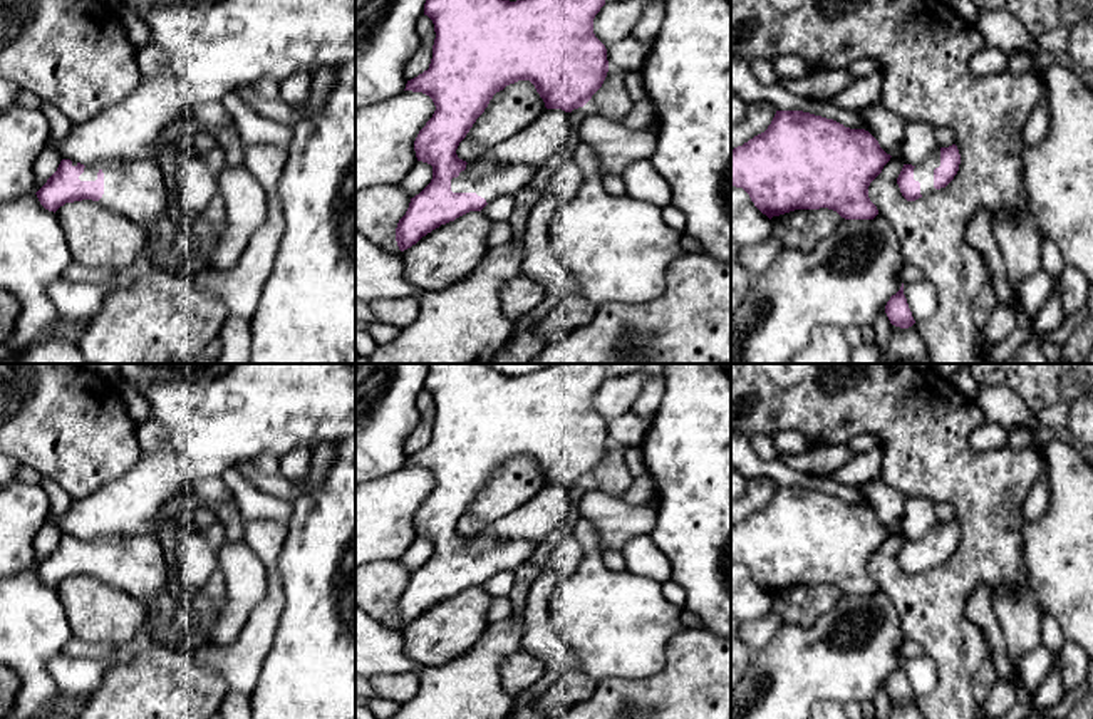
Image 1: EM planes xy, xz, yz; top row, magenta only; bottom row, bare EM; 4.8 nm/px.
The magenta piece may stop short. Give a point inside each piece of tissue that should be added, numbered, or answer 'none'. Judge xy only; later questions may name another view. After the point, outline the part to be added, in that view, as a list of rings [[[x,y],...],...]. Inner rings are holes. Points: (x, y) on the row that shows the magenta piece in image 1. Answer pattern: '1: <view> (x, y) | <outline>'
1: xy (136, 190) | [[[109,161],[84,168],[80,181],[96,181],[104,173],[104,208],[137,223],[148,225],[164,213],[174,215],[171,188],[154,161]]]

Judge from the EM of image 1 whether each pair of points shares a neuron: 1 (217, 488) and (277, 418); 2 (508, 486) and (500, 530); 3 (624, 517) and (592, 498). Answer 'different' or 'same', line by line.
1: different
2: different
3: same

